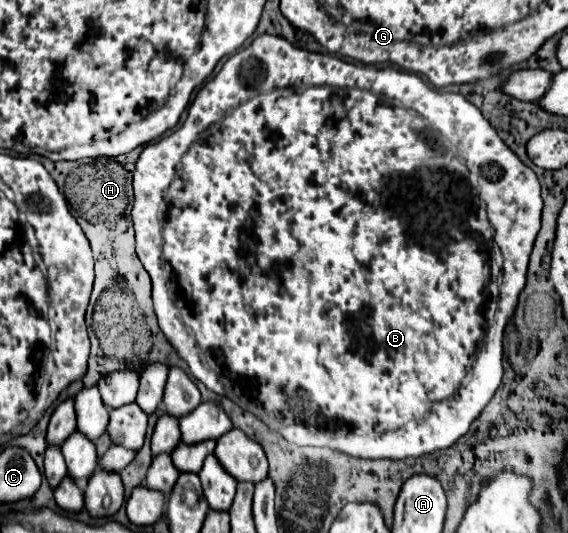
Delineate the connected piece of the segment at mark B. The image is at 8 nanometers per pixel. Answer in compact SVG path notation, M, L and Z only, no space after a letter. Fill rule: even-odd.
M261 34L247 48L233 54L223 64L221 72L201 86L189 106L185 124L181 124L177 132L149 144L141 152L133 172L133 190L137 256L155 284L153 300L161 330L179 356L189 364L191 374L199 382L217 394L233 398L241 408L253 410L255 416L259 416L271 430L283 434L291 444L327 446L363 458L415 458L455 444L463 434L467 434L471 422L481 414L499 388L503 376L503 328L513 316L513 302L517 304L517 296L525 286L529 254L541 228L543 200L537 174L515 156L515 152L485 120L481 110L465 100L465 96L453 92L441 94L427 86L419 76L403 70L345 62L331 54L295 48L281 36ZM471 178L477 178L477 184L473 184ZM495 246L501 248L501 258L505 256L507 264L513 264L513 278L503 276L505 286L497 290L495 306L491 300L489 320L489 316L485 316L485 288L493 274L491 250ZM163 286L167 288L167 298L171 302L161 304L157 300L165 296L161 292ZM499 312L501 320L493 318L493 314L497 316Z

